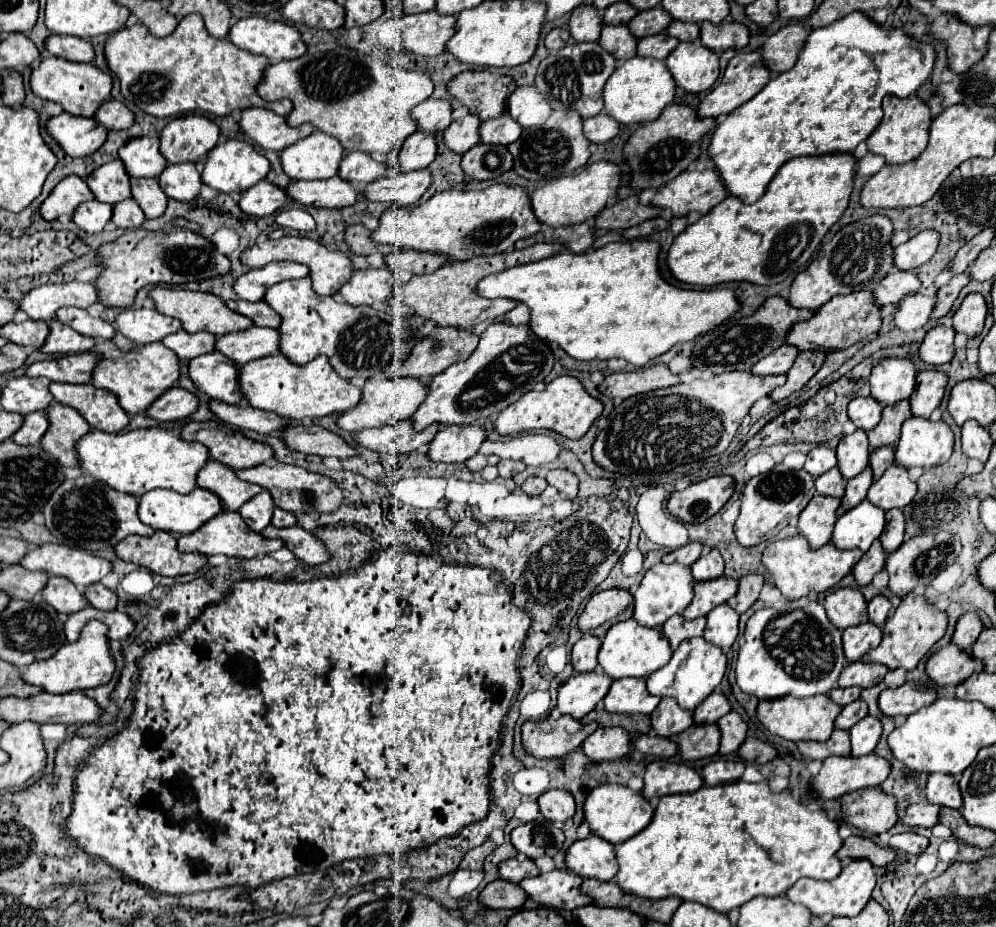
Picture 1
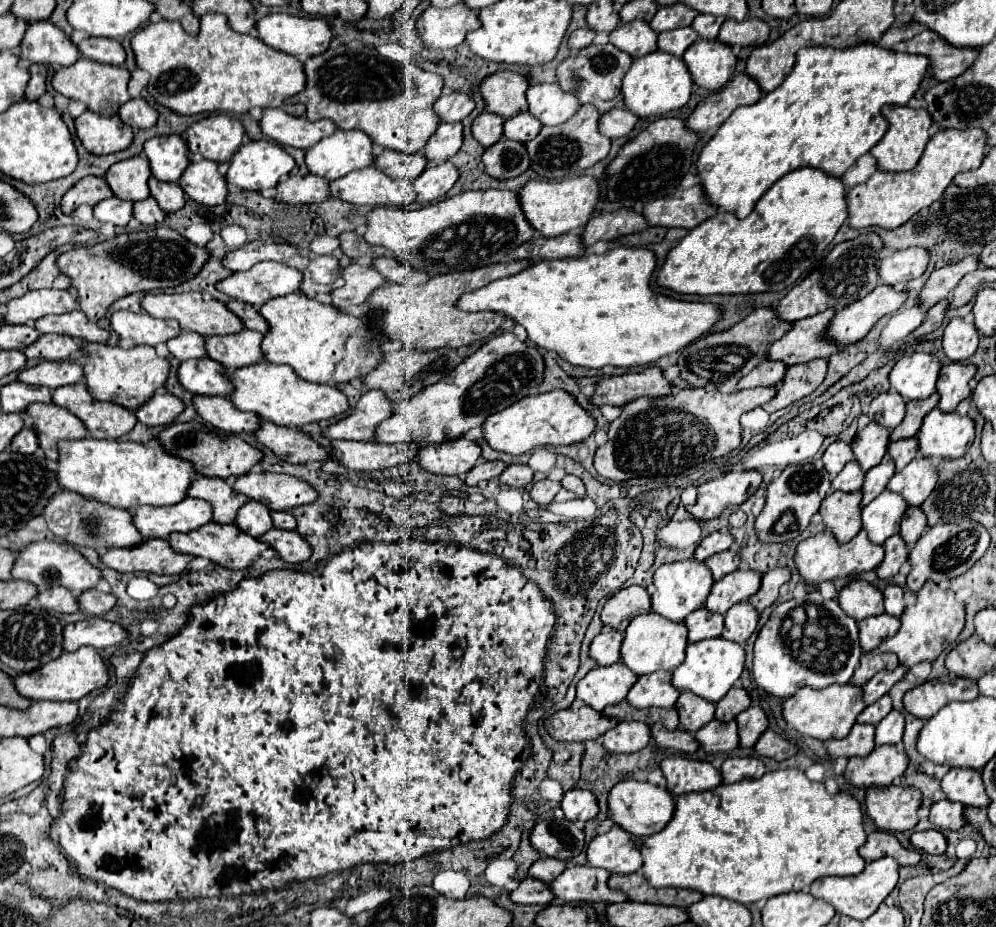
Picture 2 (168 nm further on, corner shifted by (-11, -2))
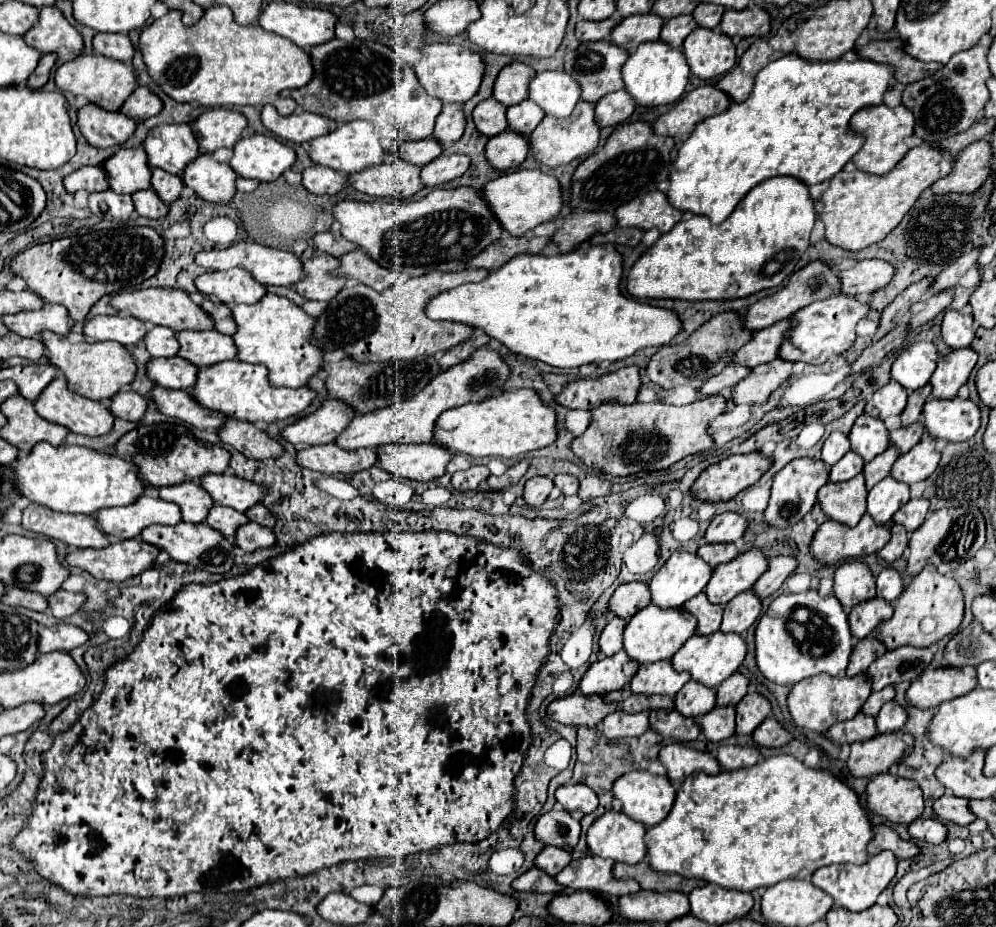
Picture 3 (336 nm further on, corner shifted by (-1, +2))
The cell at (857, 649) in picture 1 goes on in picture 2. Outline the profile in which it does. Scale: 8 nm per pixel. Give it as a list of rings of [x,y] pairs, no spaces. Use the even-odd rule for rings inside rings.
[[[888,614],[866,618],[866,620],[858,622],[862,650],[870,652],[870,650],[878,648],[888,636],[894,636],[898,632],[898,628],[900,628],[900,620],[894,616],[888,616]]]

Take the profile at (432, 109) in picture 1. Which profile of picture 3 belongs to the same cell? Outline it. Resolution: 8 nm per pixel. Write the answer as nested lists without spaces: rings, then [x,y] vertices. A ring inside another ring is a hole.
[[[428,44],[422,48],[422,58],[414,66],[416,78],[422,88],[440,98],[442,102],[468,102],[480,88],[484,76],[484,62],[478,52],[472,52],[458,44]]]

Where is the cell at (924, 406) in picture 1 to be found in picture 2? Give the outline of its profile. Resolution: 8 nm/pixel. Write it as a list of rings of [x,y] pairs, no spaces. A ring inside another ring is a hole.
[[[952,362],[948,366],[942,366],[936,382],[936,392],[940,394],[936,408],[942,412],[954,412],[958,402],[970,396],[968,382],[974,376],[974,372],[976,372],[976,366],[972,364],[966,366],[966,364]]]

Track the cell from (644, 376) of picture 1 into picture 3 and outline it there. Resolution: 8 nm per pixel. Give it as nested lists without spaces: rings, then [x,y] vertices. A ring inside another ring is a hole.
[[[626,366],[600,378],[574,380],[566,384],[564,390],[554,400],[564,408],[576,410],[592,410],[602,402],[634,404],[638,386],[640,386],[640,370],[636,366]]]

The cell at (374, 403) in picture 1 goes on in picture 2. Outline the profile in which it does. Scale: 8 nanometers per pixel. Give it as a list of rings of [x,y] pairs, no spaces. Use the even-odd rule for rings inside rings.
[[[370,390],[364,394],[350,416],[324,430],[330,440],[374,440],[366,436],[376,436],[376,424],[384,422],[394,412],[394,404],[384,396],[384,392]]]

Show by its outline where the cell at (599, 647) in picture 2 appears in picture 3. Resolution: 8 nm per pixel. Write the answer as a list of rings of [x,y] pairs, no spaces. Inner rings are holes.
[[[616,616],[606,624],[606,628],[602,630],[600,640],[598,640],[600,652],[604,656],[610,656],[610,654],[616,654],[618,650],[622,650],[622,632],[624,632],[624,628],[626,628],[626,620],[616,618]]]

